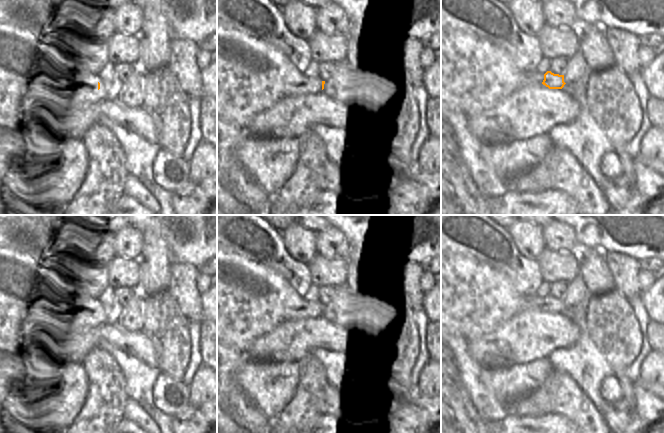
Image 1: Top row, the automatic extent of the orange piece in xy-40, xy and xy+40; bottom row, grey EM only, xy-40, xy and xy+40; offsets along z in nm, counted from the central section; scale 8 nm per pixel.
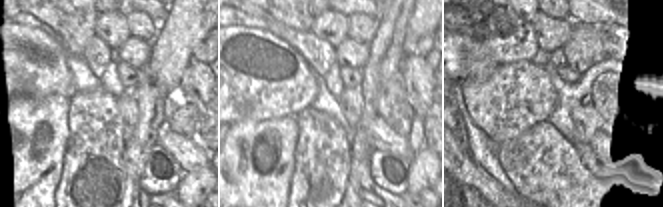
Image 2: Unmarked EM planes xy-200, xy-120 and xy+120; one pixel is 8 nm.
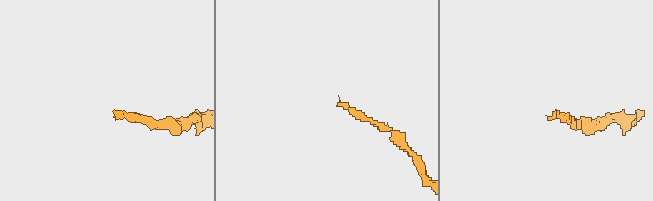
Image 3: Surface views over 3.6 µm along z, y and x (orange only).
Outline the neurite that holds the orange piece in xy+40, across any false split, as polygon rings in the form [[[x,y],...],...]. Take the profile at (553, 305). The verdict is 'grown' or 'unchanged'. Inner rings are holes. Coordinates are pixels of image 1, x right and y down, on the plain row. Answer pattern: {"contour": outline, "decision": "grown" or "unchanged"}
{"contour": [[[441,255],[441,333],[455,333],[467,341],[477,339],[496,329],[501,323],[525,307],[542,307],[549,313],[562,313],[566,308],[564,299],[547,295],[544,299],[521,295],[510,281],[499,271],[473,257],[463,255]]], "decision": "grown"}

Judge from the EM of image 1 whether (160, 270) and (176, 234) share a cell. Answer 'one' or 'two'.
two

